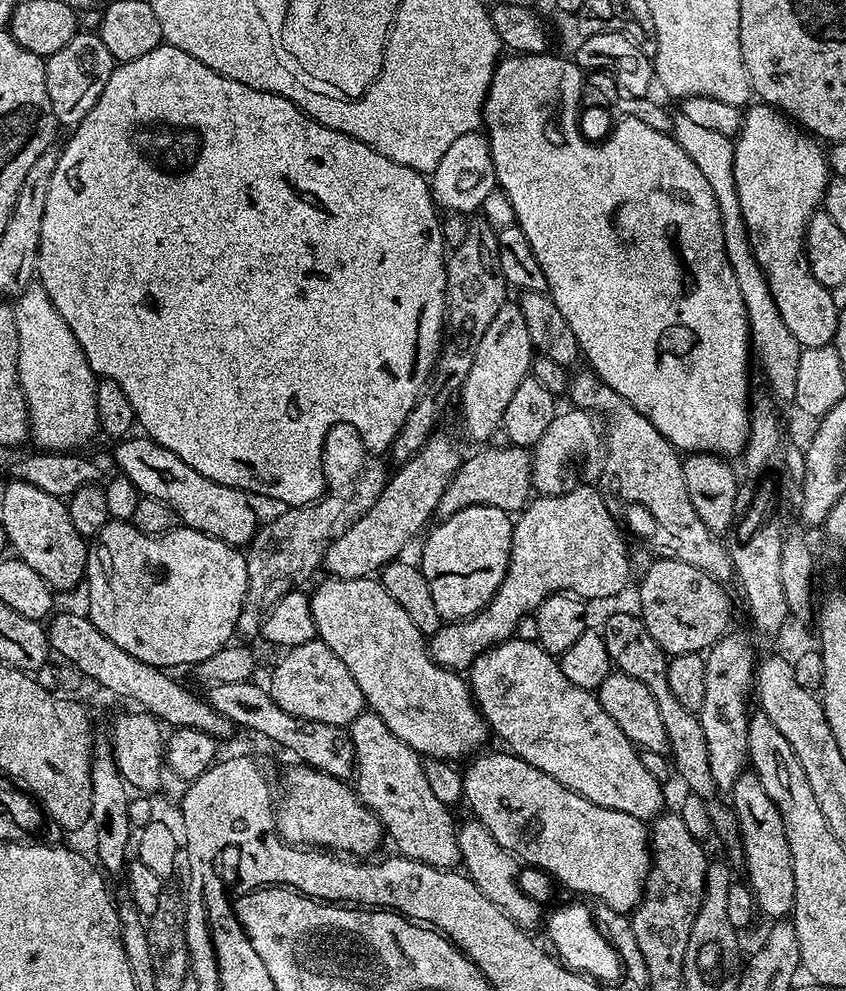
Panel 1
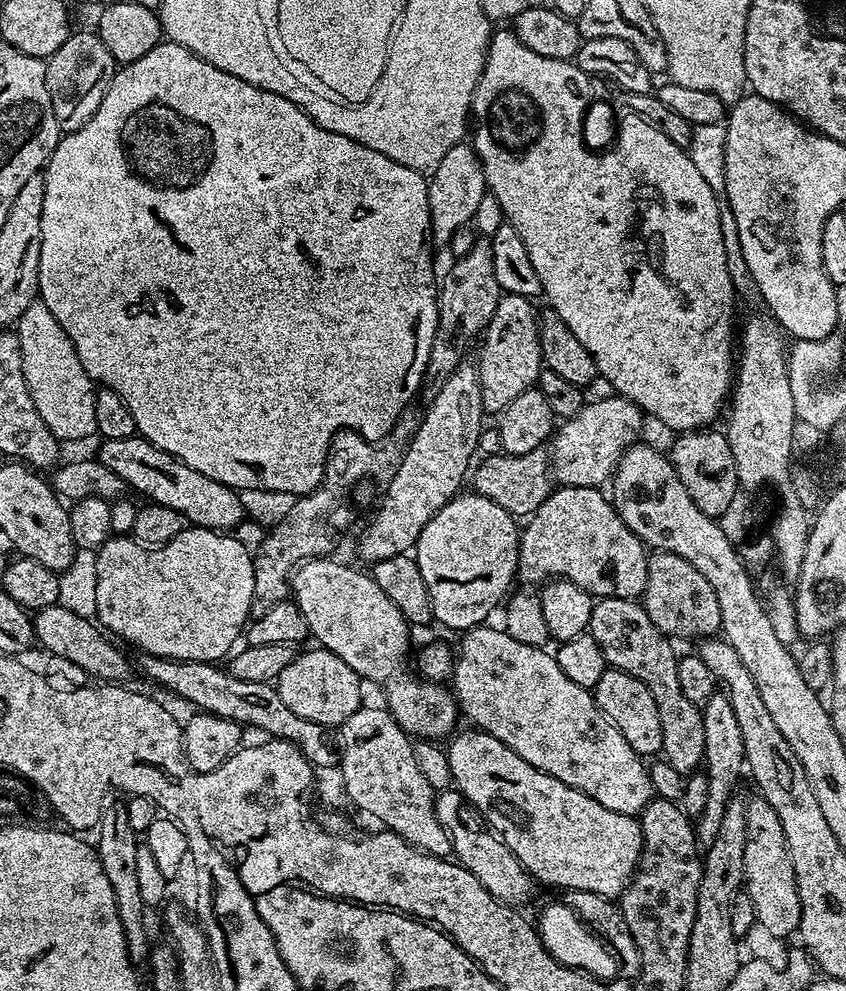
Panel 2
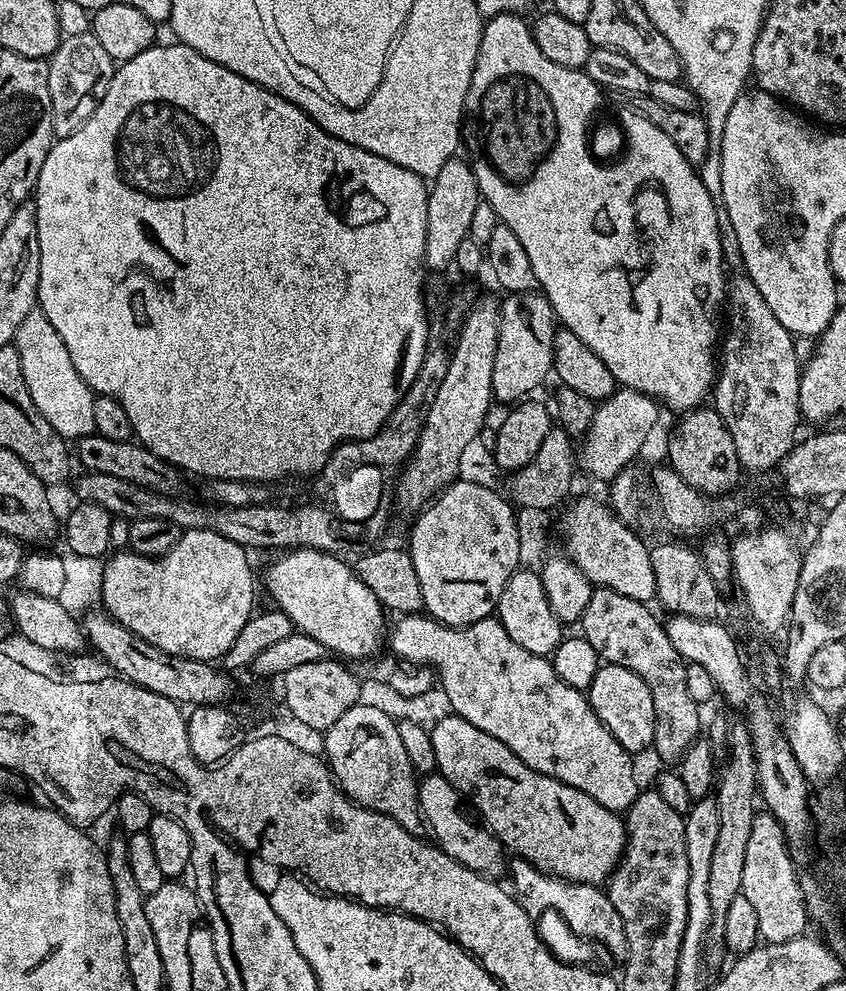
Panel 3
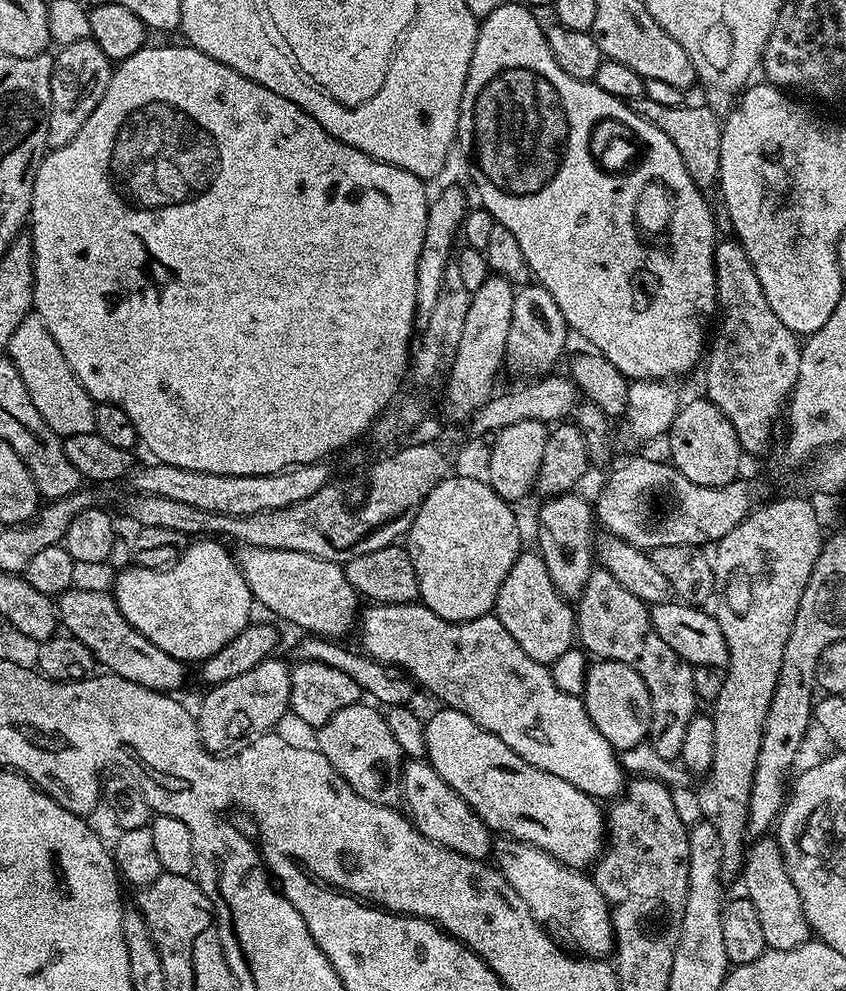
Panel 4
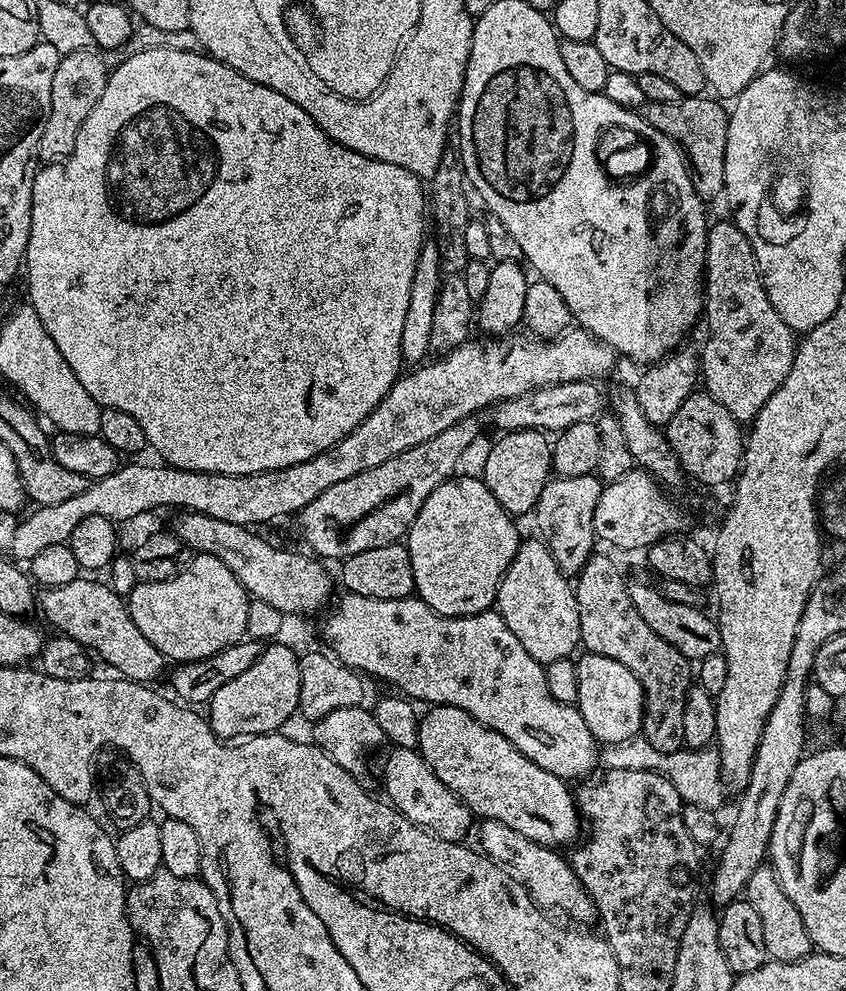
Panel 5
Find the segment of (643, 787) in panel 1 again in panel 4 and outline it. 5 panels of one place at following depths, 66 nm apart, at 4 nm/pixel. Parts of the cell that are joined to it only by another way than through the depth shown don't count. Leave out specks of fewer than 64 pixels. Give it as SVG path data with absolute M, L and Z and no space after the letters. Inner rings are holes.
M423 602L414 604L372 604L368 606L365 612L363 609L362 615L359 617L359 632L361 644L359 644L359 647L365 656L372 656L378 662L392 664L396 668L401 668L402 671L407 672L423 691L425 688L426 691L433 692L441 700L439 702L441 705L466 714L466 718L470 718L490 734L502 738L502 742L506 742L506 746L510 746L510 750L514 750L514 754L518 754L526 762L530 762L530 766L538 766L538 770L546 770L546 774L554 774L554 778L562 778L562 782L570 782L570 786L578 786L578 790L582 790L587 796L600 802L611 802L623 793L626 787L626 773L620 767L617 749L612 748L610 742L606 742L606 738L602 738L602 734L598 734L598 726L594 726L594 722L590 722L590 714L586 710L583 699L574 694L566 694L566 690L558 690L558 686L554 686L554 678L549 665L534 662L534 658L530 658L530 654L526 654L526 650L522 650L522 646L518 646L514 642L514 638L510 638L510 630L506 630L506 626L502 626L502 622L496 615L489 614L479 616L473 620L457 622L434 614L434 610L430 610Z

